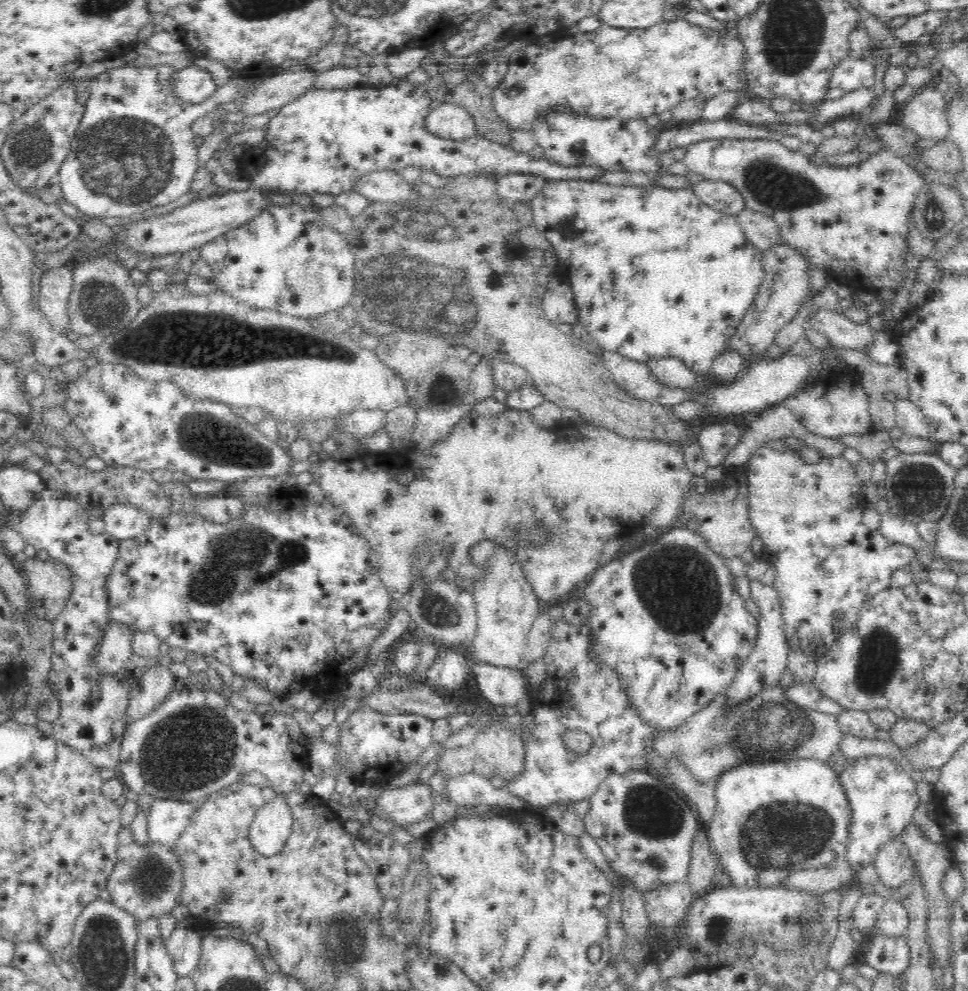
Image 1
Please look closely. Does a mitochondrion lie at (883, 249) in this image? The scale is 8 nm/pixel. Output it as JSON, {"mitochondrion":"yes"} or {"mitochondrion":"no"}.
{"mitochondrion":"no"}

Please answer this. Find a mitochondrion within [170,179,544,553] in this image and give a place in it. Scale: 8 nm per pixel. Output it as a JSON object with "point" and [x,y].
{"point":[458,323]}

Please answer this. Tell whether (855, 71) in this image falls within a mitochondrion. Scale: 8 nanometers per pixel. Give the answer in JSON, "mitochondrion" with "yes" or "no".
{"mitochondrion":"no"}

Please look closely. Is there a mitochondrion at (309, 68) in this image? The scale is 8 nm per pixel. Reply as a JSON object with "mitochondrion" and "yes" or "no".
{"mitochondrion":"no"}

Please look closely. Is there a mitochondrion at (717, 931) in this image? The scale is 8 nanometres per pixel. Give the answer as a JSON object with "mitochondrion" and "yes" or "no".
{"mitochondrion":"yes"}

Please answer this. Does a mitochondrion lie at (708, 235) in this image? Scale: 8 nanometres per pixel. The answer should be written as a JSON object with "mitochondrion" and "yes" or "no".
{"mitochondrion":"no"}

